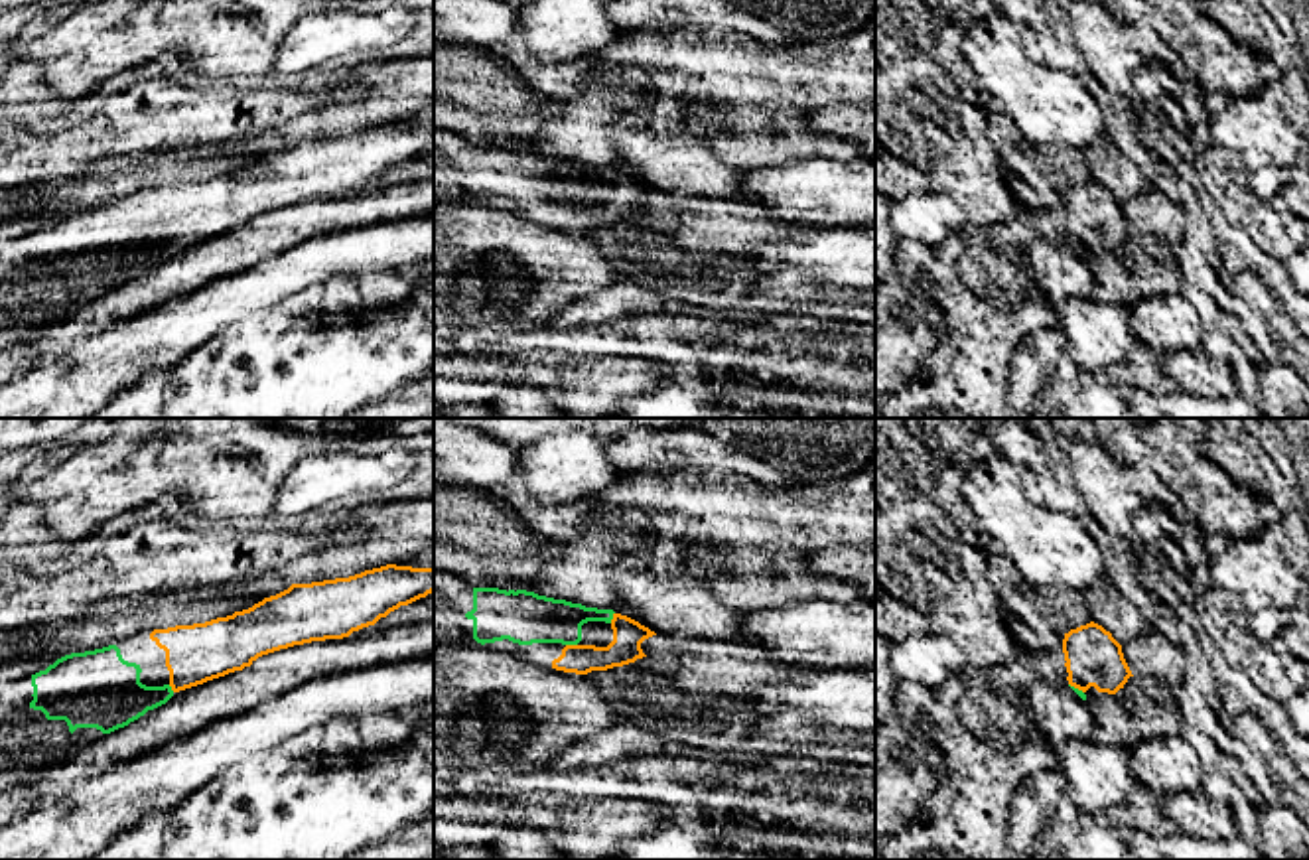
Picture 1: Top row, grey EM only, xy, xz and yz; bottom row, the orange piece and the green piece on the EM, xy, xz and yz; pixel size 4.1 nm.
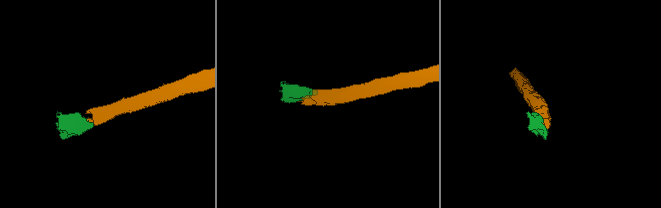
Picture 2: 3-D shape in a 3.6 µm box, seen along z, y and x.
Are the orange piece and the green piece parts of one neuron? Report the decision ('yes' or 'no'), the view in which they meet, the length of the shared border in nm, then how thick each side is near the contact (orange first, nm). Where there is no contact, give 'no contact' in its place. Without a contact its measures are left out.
yes | xz | 50 nm | 130/220 nm

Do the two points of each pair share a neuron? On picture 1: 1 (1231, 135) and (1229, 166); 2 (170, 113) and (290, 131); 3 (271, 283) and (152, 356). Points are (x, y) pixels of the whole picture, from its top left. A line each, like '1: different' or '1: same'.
1: different
2: different
3: same

